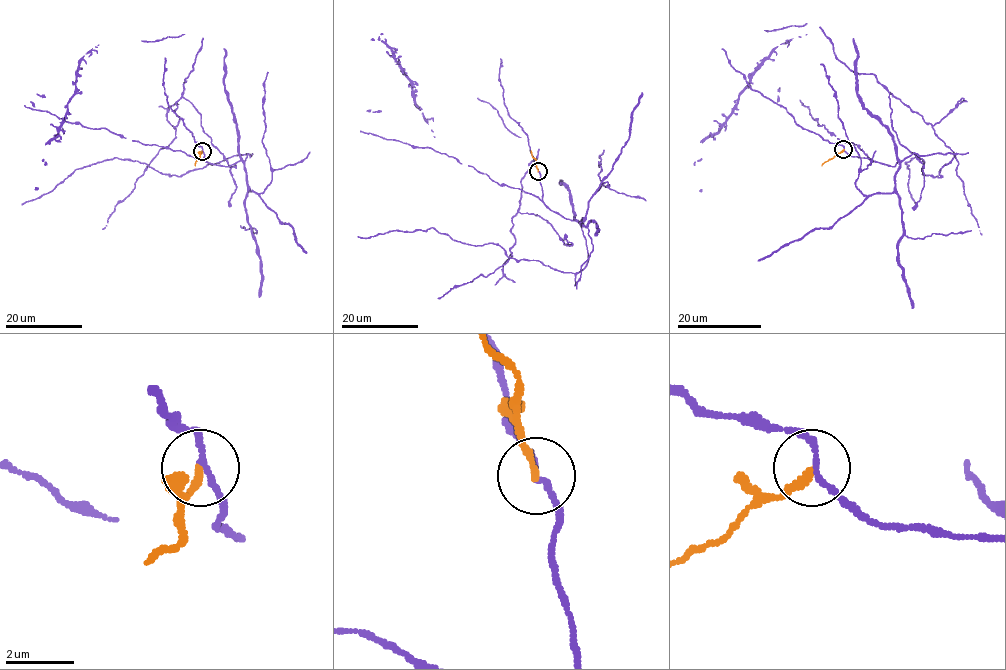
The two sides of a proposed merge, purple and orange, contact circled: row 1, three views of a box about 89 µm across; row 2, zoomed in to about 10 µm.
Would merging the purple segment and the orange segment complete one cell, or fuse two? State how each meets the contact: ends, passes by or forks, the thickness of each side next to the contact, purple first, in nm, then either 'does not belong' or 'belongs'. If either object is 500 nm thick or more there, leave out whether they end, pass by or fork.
purple passes by; orange ends there; 160 nm thick on the purple side, 200 nm on the other; does not belong

